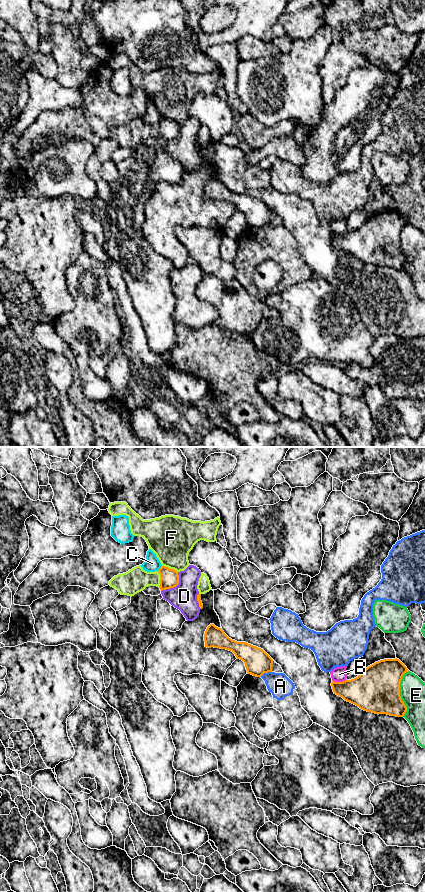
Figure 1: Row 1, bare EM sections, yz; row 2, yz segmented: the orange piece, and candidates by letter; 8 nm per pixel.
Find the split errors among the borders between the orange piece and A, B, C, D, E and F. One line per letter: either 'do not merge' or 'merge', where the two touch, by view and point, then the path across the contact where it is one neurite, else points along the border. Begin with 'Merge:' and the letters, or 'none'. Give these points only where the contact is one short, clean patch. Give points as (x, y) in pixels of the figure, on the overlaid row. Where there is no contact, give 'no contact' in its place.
Merge: none
A: do not merge; contact yz (265, 672)
B: do not merge; contact yz (339, 682)
C: do not merge; contact yz (160, 568); border yz (161, 565), (157, 570)
D: do not merge; contact yz (175, 586)
E: do not merge; contact yz (399, 693)
F: do not merge; contact yz (169, 568)

